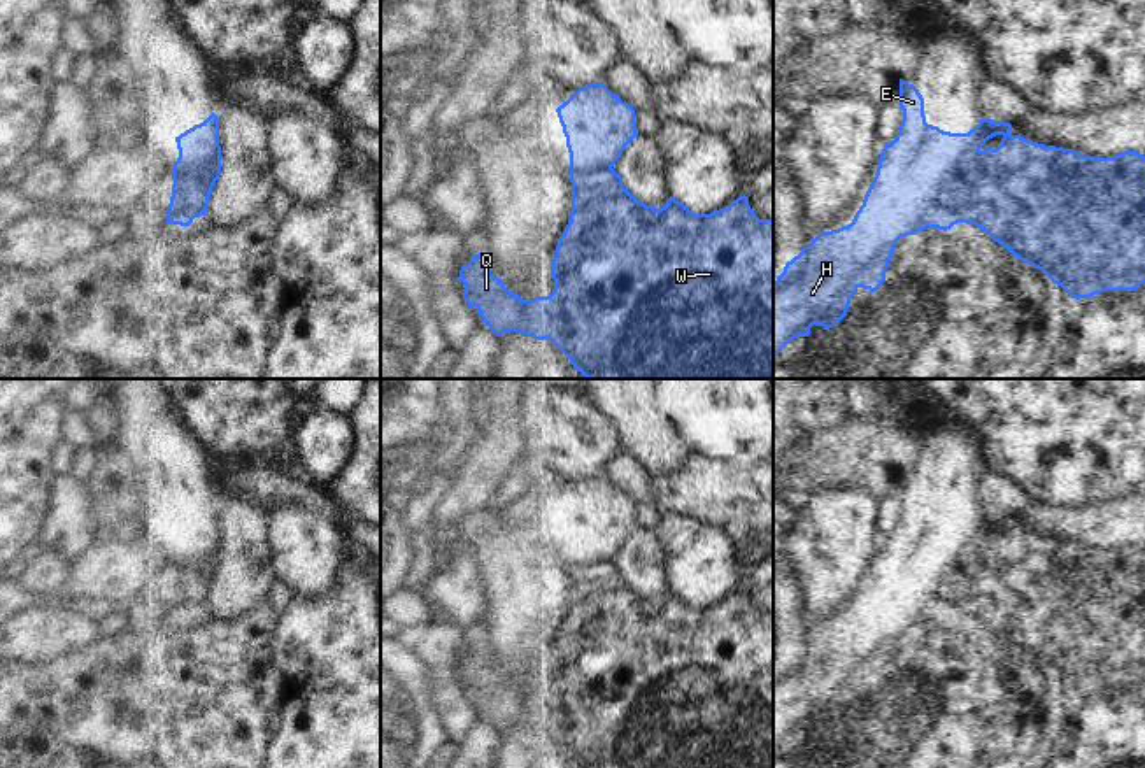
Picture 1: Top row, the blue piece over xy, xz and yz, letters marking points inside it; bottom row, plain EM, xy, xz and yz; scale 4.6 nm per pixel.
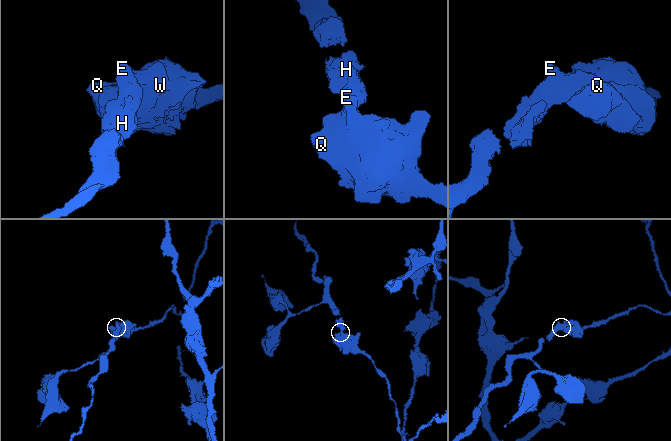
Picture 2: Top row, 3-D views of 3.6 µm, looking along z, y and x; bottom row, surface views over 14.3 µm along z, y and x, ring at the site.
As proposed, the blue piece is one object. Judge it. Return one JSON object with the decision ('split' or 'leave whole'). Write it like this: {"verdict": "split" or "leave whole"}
{"verdict": "split"}

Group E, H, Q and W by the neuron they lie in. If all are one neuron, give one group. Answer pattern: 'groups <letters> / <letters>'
groups E H / Q W

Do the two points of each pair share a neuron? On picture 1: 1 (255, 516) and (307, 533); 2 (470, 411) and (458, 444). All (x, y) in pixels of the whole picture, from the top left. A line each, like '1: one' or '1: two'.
1: two
2: one

